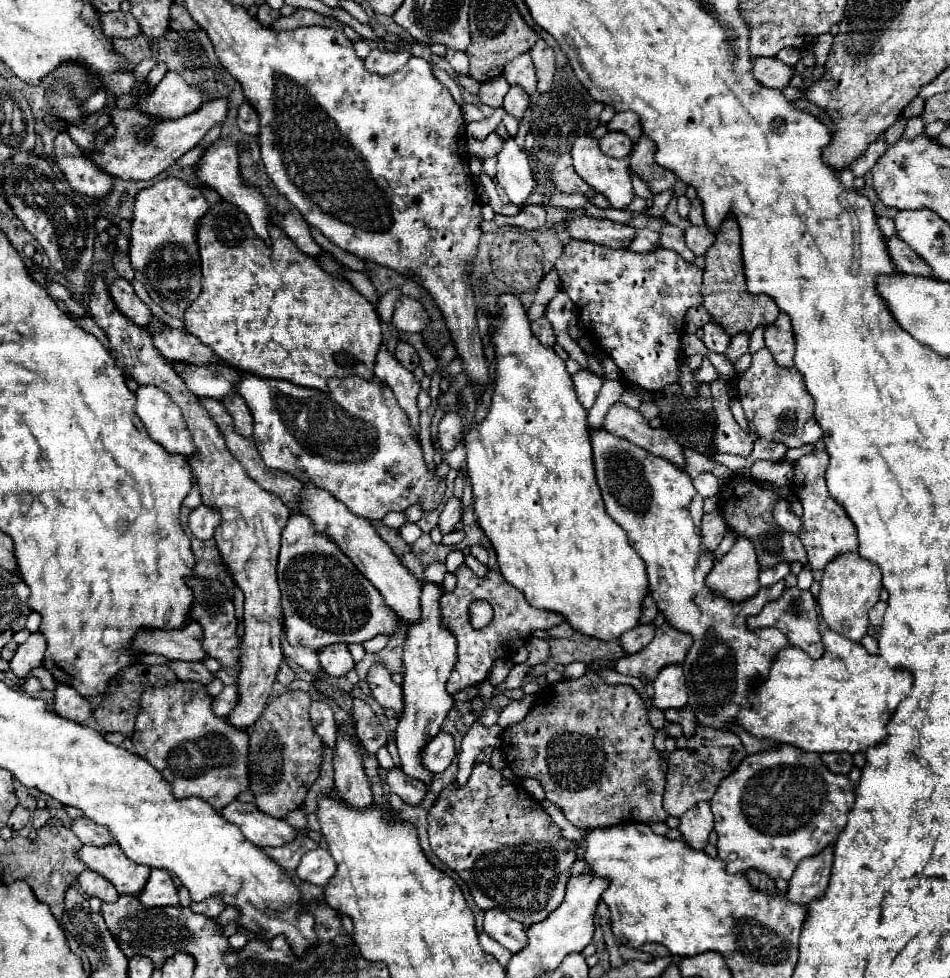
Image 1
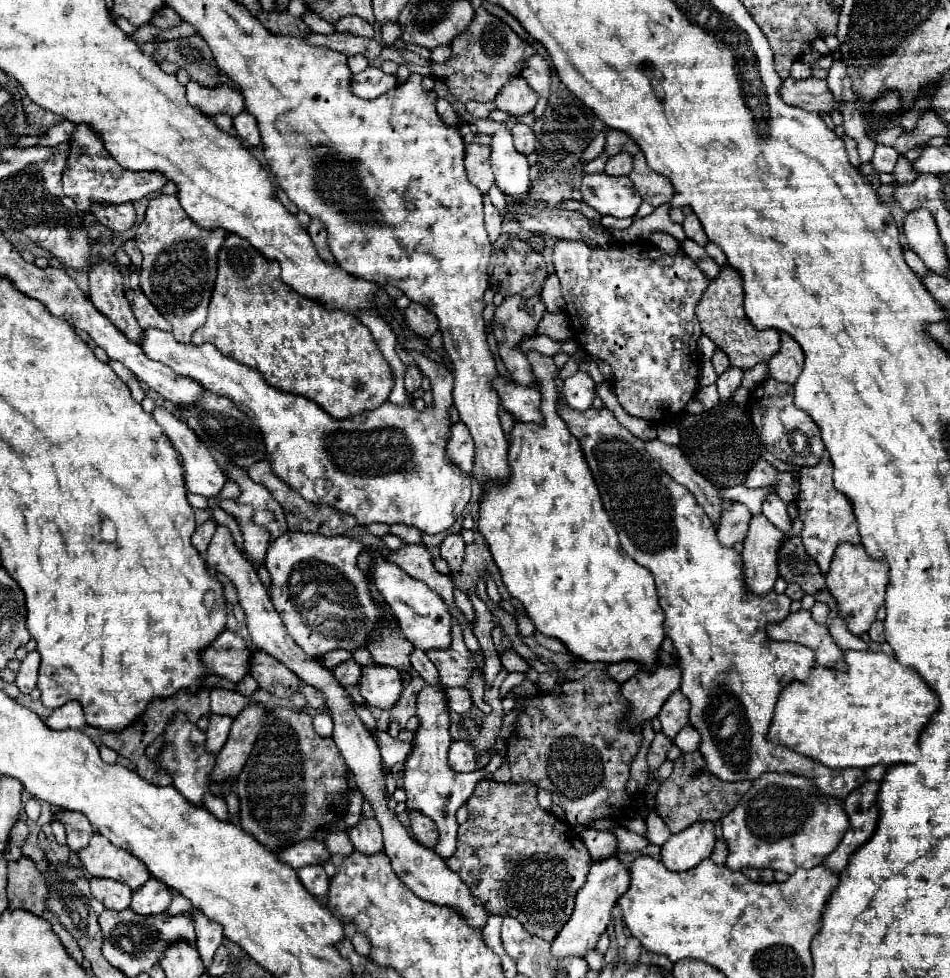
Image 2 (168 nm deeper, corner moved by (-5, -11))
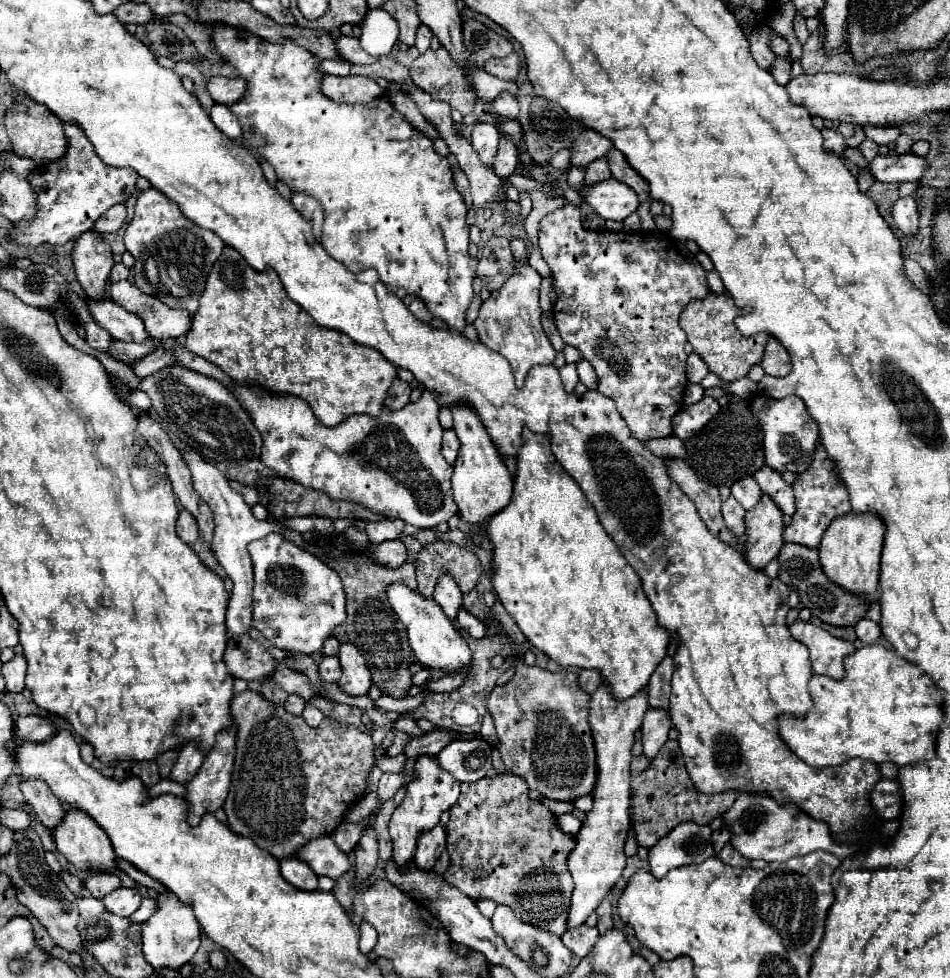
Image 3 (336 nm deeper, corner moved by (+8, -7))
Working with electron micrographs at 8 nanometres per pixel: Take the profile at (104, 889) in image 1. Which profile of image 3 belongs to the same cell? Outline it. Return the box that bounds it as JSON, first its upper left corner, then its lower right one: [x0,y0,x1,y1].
[84,873,120,899]

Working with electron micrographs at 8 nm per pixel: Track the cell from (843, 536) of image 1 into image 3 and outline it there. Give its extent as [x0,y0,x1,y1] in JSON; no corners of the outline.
[784,447,852,549]

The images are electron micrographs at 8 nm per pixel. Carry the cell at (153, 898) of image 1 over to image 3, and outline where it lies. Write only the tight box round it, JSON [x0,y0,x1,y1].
[102,887,142,917]

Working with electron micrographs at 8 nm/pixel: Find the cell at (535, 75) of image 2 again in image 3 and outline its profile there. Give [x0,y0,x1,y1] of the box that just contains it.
[484,53,520,81]

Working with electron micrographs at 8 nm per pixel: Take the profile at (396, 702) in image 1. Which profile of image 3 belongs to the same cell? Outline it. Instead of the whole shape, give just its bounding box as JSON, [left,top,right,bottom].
[338,643,372,697]

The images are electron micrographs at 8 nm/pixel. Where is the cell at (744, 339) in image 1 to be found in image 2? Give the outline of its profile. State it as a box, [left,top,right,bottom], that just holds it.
[717,367,743,403]

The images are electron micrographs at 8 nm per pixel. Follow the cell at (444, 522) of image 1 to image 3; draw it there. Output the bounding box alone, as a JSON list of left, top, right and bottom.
[434,571,462,619]

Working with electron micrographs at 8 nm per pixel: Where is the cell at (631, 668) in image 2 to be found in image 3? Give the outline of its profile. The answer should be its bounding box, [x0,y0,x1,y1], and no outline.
[578,669,604,693]

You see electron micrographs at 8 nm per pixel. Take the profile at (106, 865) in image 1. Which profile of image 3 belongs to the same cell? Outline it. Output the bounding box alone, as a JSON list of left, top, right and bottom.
[54,809,136,887]

